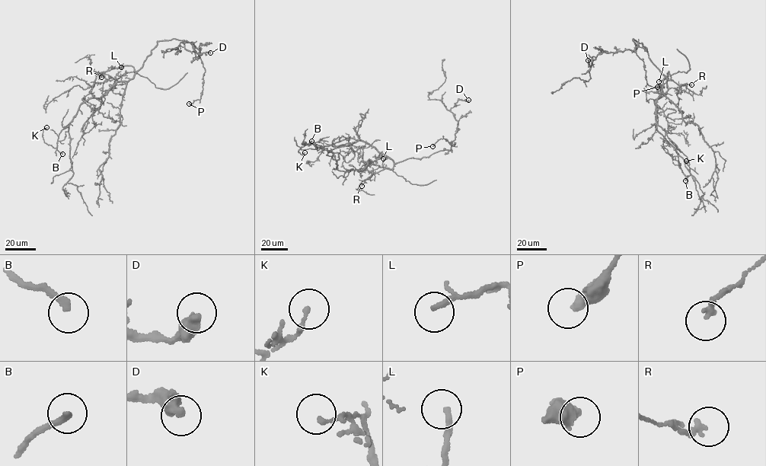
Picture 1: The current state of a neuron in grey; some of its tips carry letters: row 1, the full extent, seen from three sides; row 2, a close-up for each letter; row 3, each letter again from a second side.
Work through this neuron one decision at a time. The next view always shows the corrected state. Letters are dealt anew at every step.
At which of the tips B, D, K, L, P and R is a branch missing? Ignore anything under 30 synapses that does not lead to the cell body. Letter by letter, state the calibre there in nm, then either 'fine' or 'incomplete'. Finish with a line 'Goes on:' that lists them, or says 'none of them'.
B: calibre 220 nm; fine
D: calibre 440 nm; fine
K: calibre 150 nm; fine
L: calibre 140 nm; fine
P: calibre 440 nm; fine
R: calibre 200 nm; fine
Goes on: none of them

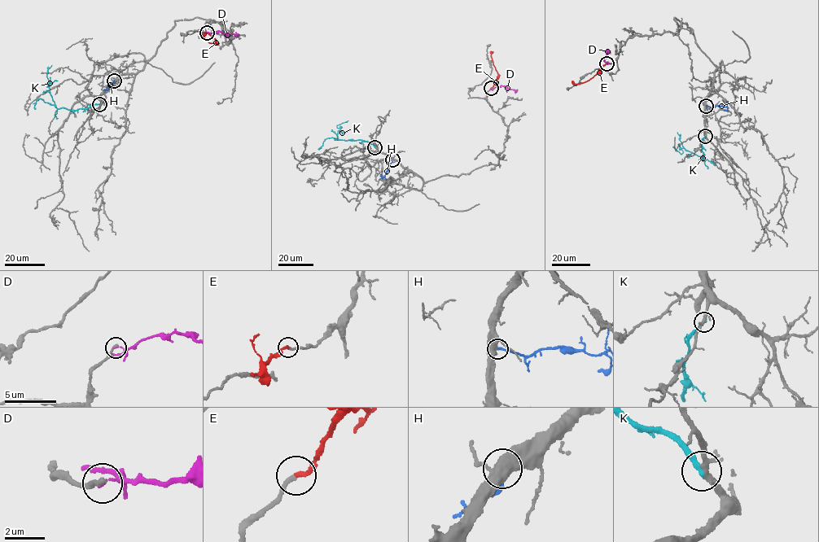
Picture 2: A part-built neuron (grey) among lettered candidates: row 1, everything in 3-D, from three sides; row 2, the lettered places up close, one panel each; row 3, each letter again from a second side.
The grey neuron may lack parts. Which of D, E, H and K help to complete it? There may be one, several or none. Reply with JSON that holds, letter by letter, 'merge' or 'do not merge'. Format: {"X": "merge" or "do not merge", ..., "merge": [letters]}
{"D": "do not merge", "E": "merge", "H": "merge", "K": "merge", "merge": ["E", "H", "K"]}

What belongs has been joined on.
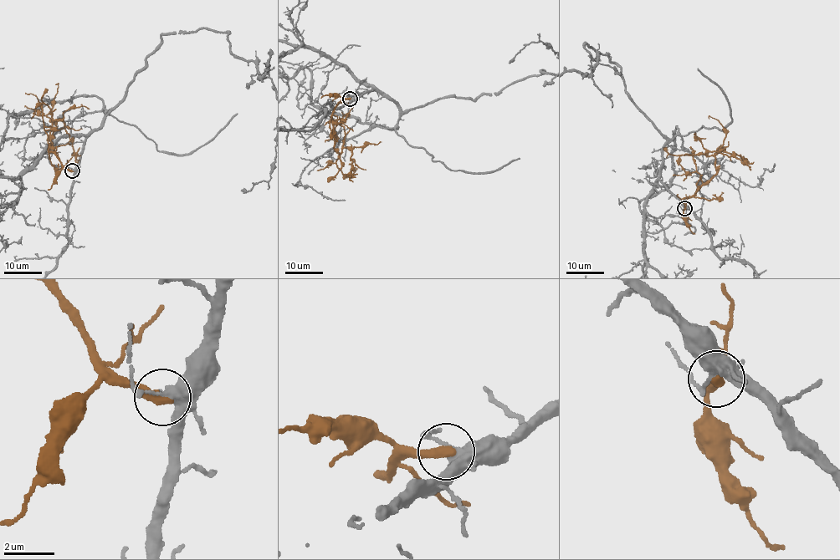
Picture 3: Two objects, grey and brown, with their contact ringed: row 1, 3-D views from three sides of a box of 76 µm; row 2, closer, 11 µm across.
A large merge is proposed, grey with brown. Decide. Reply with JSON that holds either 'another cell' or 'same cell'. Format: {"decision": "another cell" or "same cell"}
{"decision": "another cell"}

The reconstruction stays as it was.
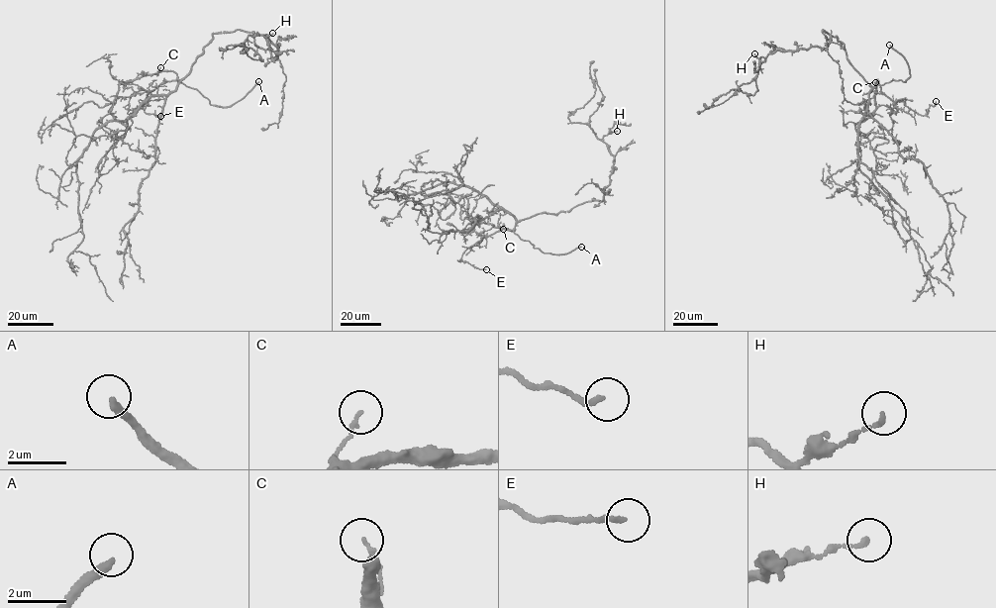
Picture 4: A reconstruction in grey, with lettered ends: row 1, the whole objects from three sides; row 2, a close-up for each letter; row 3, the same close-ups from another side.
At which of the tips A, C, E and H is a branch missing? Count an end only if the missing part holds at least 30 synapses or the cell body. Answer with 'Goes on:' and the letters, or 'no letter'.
Goes on: A

